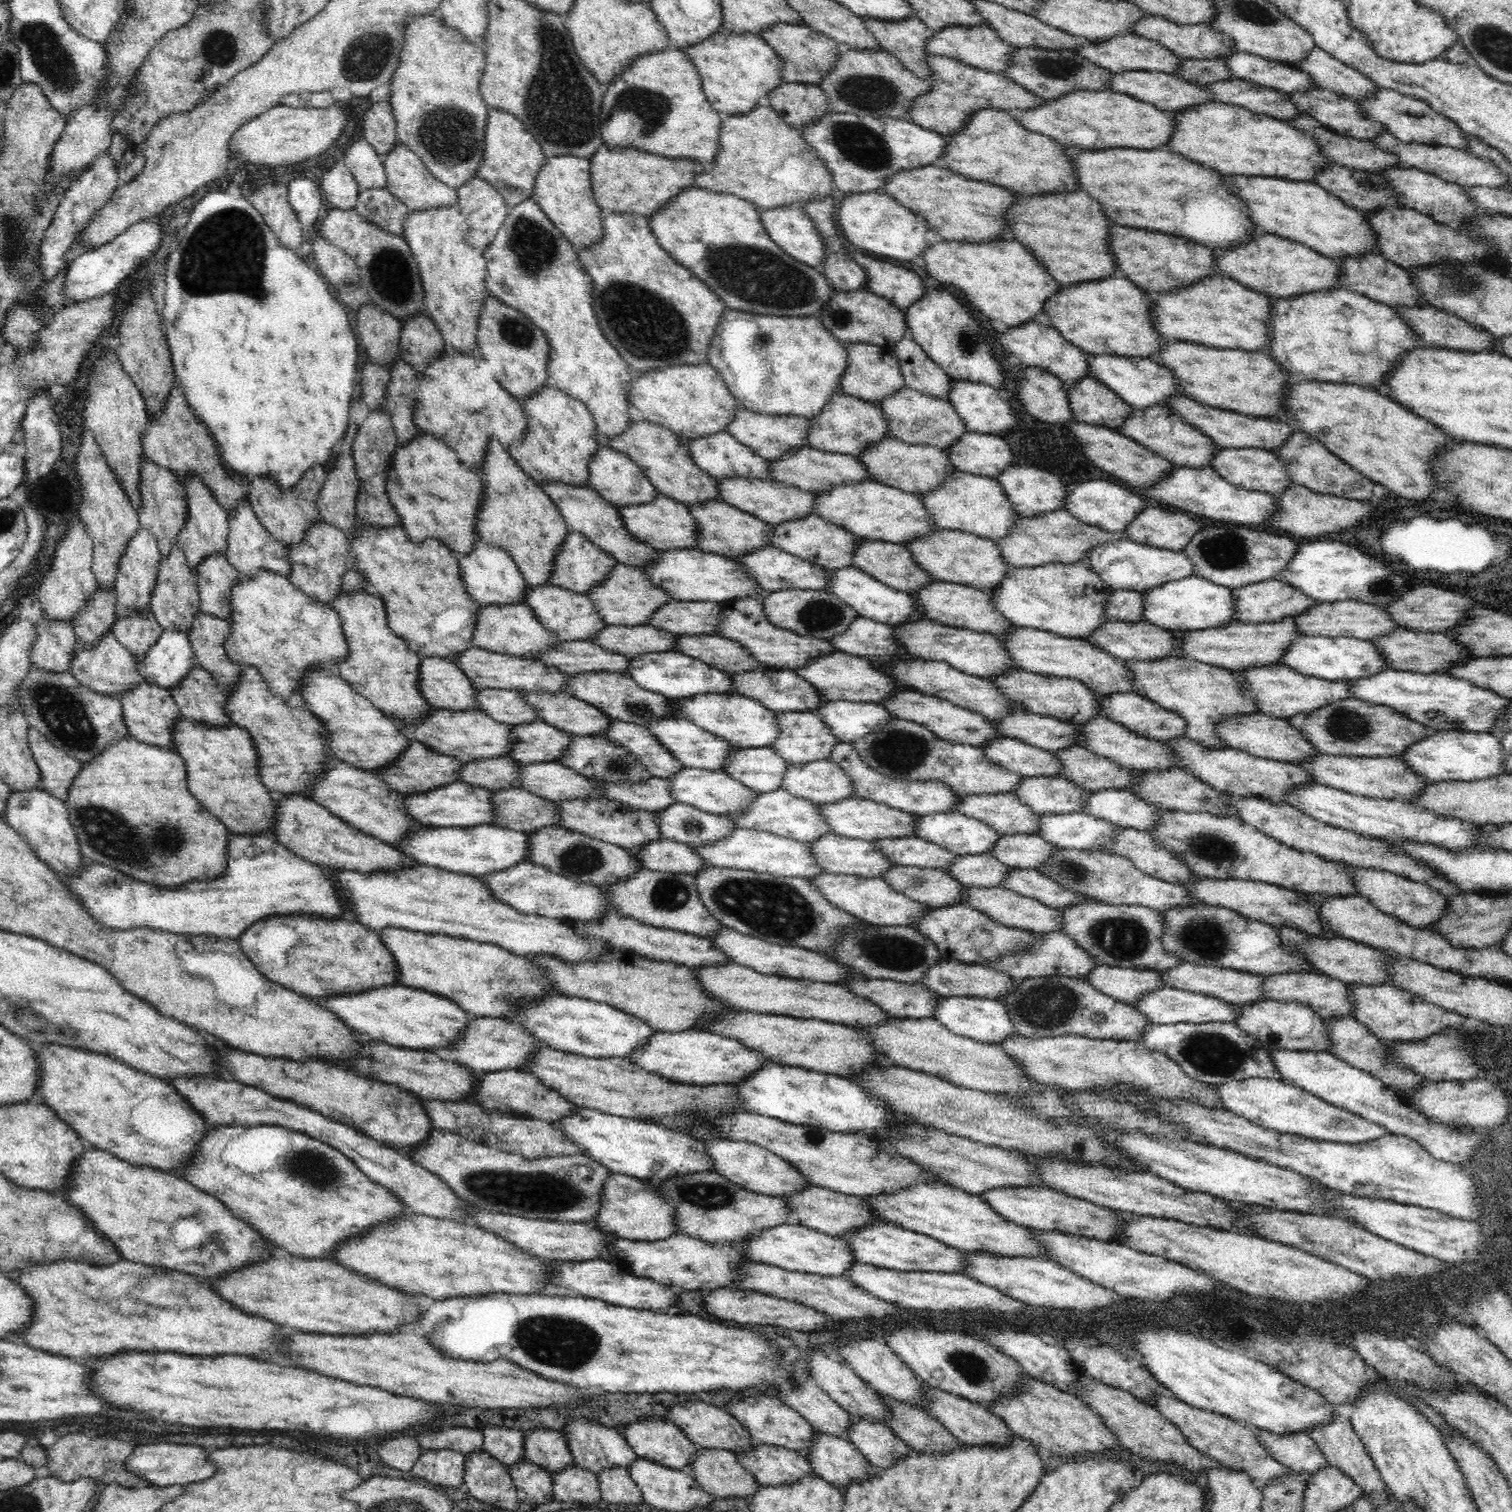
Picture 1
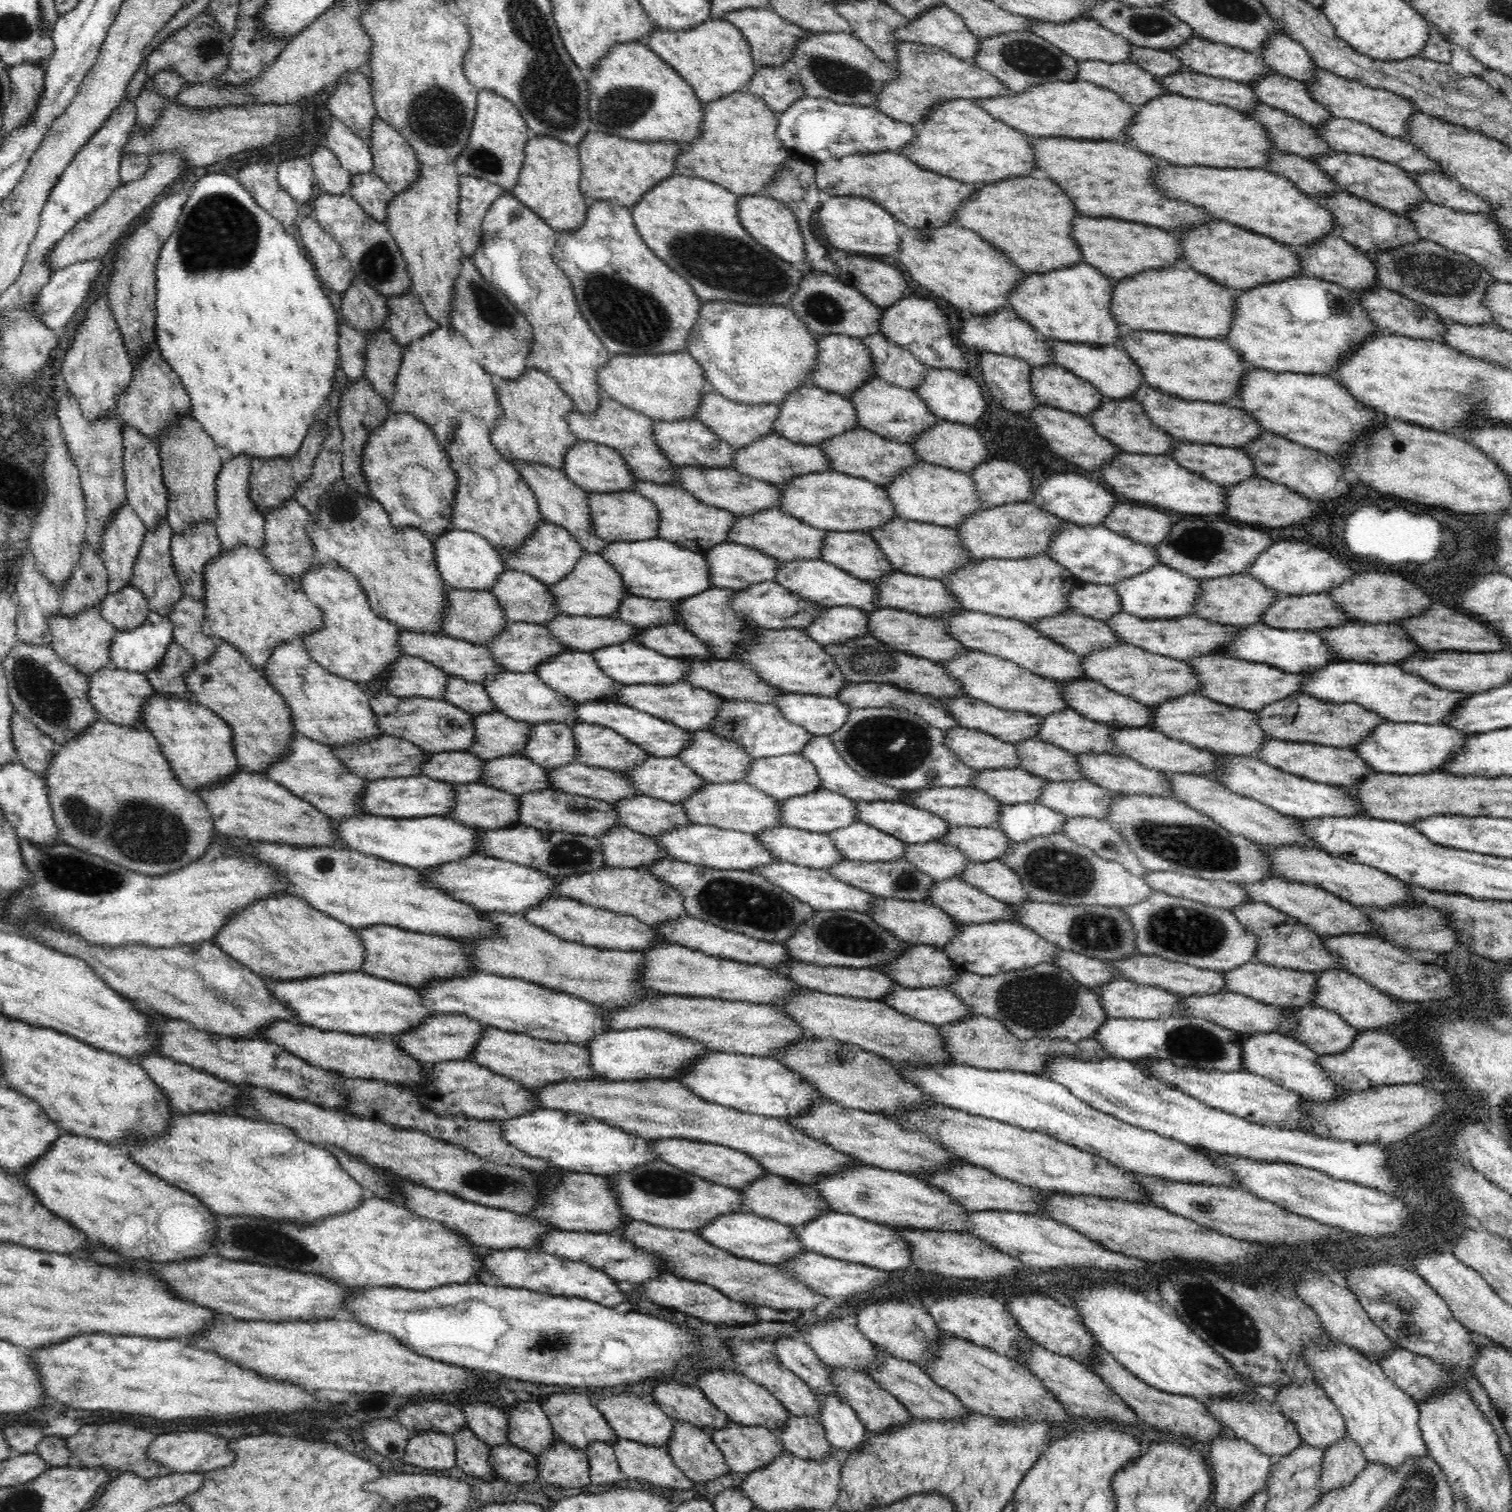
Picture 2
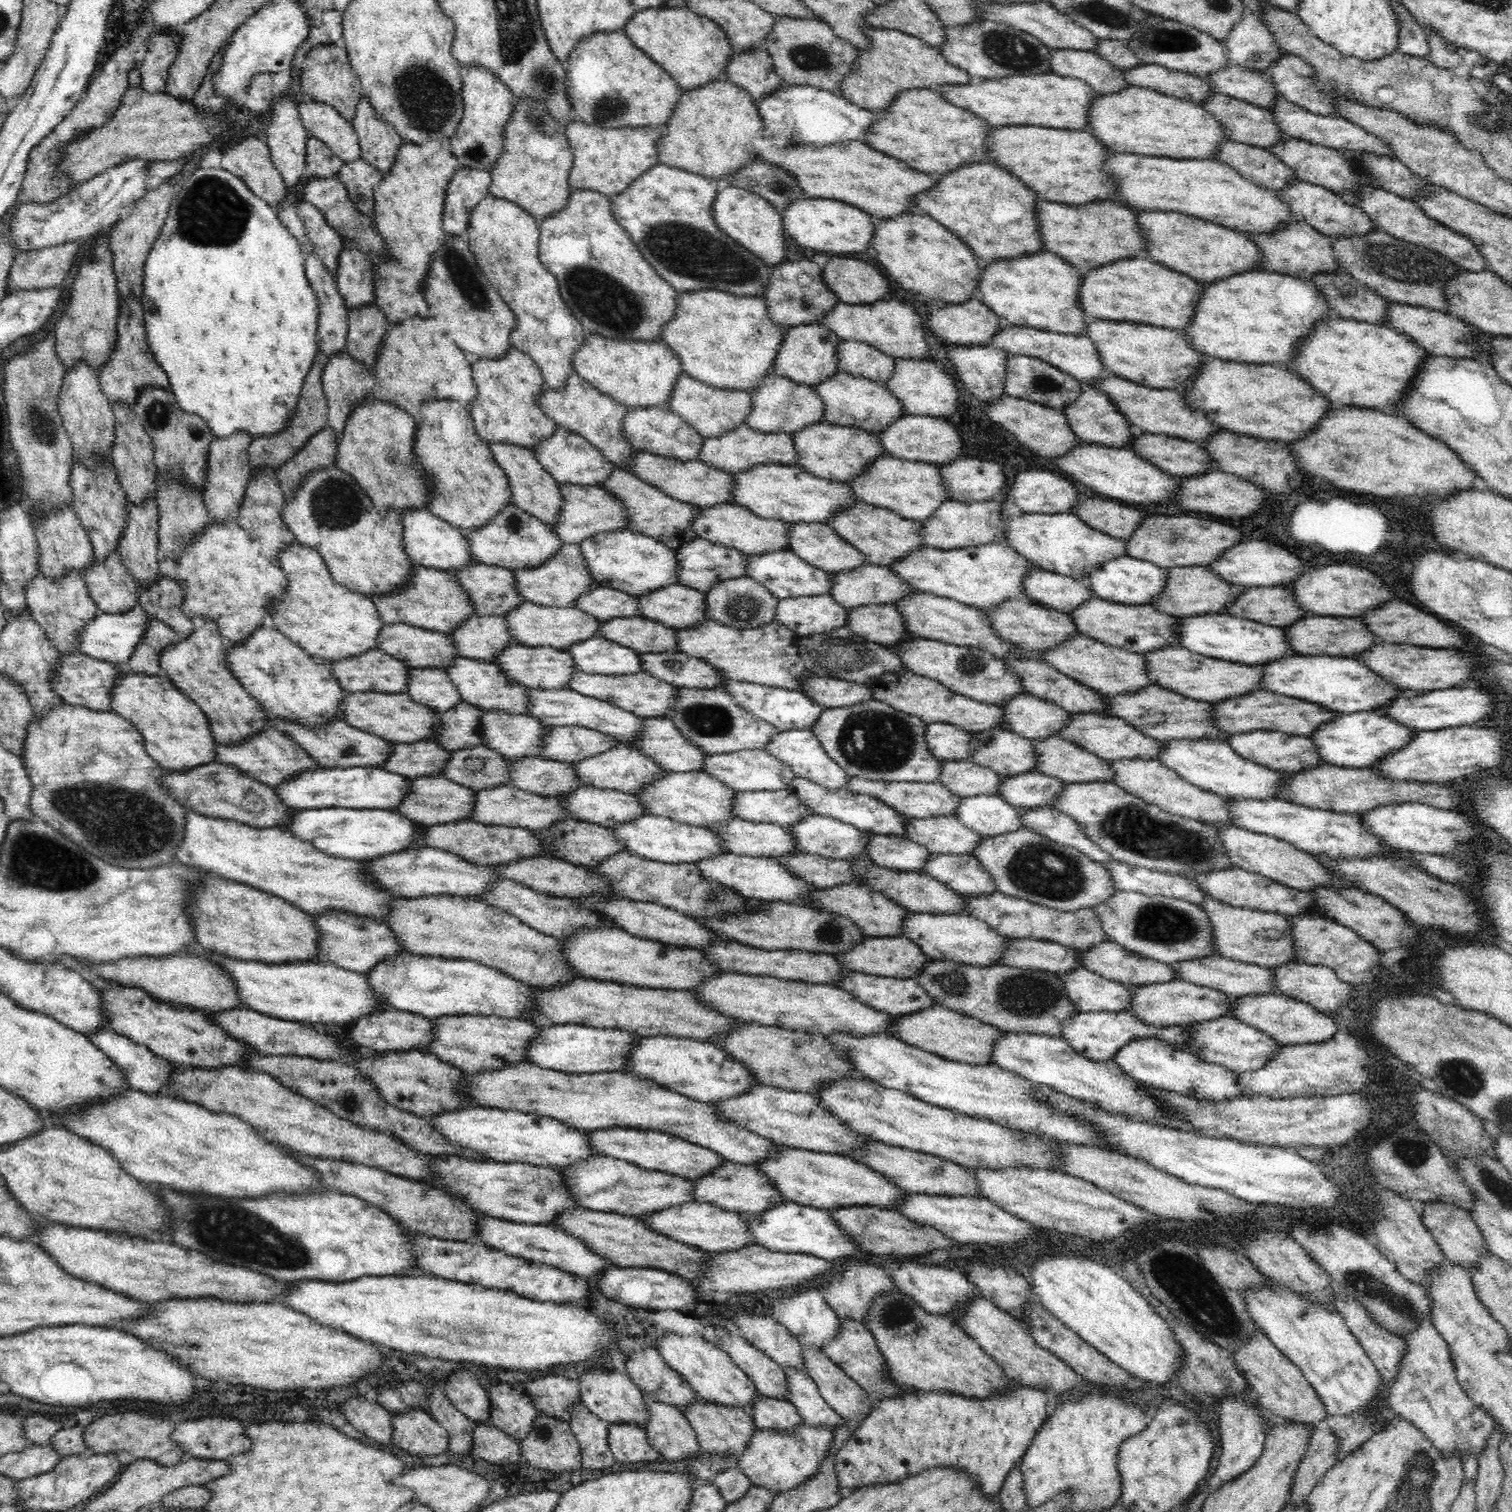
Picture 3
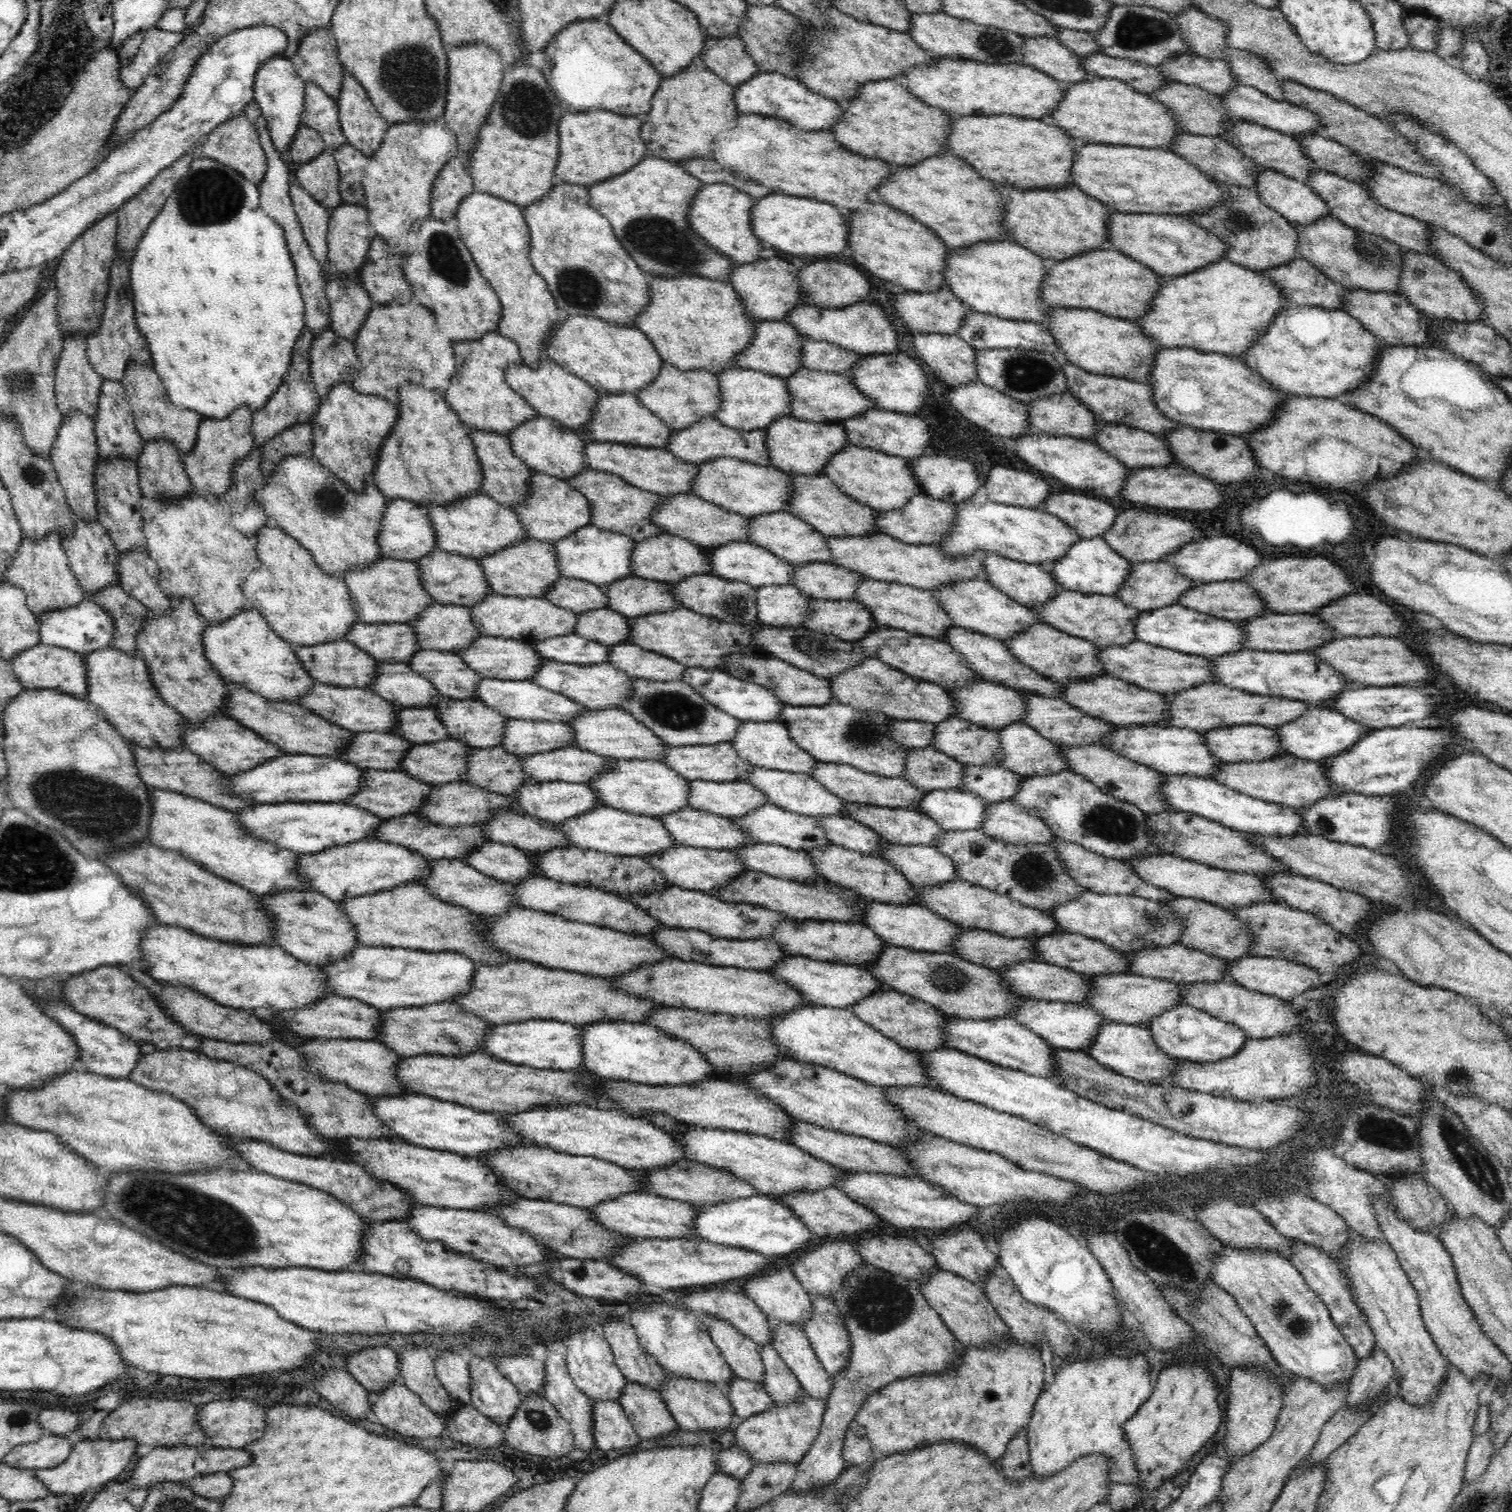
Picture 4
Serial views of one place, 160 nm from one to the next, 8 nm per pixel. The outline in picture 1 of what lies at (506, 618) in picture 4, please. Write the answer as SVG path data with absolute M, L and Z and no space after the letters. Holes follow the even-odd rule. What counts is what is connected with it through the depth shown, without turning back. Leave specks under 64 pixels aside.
M648 624L606 625L597 634L594 643L598 647L630 659L650 652L676 652L677 634Z

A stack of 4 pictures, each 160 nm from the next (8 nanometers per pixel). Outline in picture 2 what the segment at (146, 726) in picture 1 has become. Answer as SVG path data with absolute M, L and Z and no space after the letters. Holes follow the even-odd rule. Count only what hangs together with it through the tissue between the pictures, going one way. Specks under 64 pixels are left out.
M108 665L94 671L87 677L87 681L89 682L88 700L95 711L103 716L104 720L117 725L130 725L147 729L143 724L145 720L141 720L141 712L149 696L156 692L144 673Z

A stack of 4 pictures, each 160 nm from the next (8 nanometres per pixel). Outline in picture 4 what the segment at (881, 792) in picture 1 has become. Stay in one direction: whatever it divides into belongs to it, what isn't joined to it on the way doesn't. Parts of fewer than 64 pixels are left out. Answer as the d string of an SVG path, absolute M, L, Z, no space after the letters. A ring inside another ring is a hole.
M743 721L736 731L731 745L736 749L742 760L747 760L755 766L766 767L786 772L810 774L815 767L816 760L804 752L791 738L789 730L783 724L772 722Z

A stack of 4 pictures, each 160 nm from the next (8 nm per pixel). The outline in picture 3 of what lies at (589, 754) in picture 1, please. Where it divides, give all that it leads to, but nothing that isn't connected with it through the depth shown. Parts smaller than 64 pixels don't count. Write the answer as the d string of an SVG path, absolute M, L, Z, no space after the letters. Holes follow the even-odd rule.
M483 710L479 733L484 737L481 740L484 744L513 761L524 757L539 757L548 727L548 724L528 714Z

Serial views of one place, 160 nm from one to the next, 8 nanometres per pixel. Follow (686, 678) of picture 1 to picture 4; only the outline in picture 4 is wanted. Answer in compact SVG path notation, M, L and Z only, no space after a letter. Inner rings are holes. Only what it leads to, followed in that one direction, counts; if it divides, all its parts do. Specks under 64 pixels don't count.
M575 632L566 636L546 638L542 642L532 643L531 646L543 658L579 665L606 662L610 648L580 637Z

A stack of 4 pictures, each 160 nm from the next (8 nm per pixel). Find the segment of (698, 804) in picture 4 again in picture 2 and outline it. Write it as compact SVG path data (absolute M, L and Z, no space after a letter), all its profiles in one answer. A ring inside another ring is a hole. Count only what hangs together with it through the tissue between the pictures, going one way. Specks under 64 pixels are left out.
M829 790L781 800L781 820L786 826L818 833L861 822L856 816L855 801Z

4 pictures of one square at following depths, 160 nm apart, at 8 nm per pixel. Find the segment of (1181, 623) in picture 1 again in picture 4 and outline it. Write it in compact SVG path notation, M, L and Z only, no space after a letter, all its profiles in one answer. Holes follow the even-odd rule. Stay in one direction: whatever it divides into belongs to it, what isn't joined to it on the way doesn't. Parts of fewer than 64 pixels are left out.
M1102 537L1083 538L1066 551L1066 554L1051 562L1049 573L1064 589L1075 590L1084 594L1114 595L1131 571L1131 560L1122 558L1114 552Z

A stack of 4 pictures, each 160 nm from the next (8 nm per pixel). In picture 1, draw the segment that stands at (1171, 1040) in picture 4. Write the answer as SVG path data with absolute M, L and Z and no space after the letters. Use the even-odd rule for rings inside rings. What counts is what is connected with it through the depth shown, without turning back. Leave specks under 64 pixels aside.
M1269 1049L1273 1065L1281 1074L1281 1080L1288 1085L1297 1086L1322 1100L1362 1116L1366 1121L1374 1122L1389 1130L1390 1133L1410 1137L1434 1158L1451 1163L1464 1164L1472 1159L1472 1154L1486 1146L1487 1132L1473 1128L1472 1131L1458 1131L1460 1127L1440 1125L1426 1116L1412 1110L1405 1100L1398 1097L1394 1089L1364 1070L1350 1066L1346 1061L1336 1058L1326 1051Z

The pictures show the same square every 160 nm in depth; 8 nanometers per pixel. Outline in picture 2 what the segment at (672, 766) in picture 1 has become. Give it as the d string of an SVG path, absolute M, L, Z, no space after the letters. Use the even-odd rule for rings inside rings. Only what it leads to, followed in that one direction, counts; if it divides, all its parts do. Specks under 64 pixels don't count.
M576 723L571 726L571 733L574 735L575 760L580 764L622 772L650 756L607 726Z

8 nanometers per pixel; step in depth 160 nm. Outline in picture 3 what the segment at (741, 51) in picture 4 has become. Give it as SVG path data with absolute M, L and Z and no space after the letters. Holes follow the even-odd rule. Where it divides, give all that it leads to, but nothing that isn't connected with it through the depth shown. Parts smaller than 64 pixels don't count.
M760 47L734 53L721 76L747 90L756 101L783 85L770 55Z

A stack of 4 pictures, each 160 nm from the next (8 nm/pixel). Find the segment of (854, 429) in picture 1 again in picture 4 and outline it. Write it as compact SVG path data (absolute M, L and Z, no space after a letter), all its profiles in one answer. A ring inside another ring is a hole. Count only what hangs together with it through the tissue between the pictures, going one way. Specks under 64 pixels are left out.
M738 366L730 367L730 370L724 370L716 376L720 385L722 404L713 418L719 420L724 426L740 431L765 429L774 422L774 419L784 415L790 416L792 399L784 378Z

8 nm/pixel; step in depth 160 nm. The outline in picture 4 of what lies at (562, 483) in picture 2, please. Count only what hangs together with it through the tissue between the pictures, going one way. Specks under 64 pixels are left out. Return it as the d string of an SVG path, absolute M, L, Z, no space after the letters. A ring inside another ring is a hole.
M472 429L470 439L472 439L474 447L476 447L475 454L477 454L482 467L482 494L508 507L524 504L528 500L528 496L530 496L527 488L531 477L531 468L513 453L508 438L504 435Z

